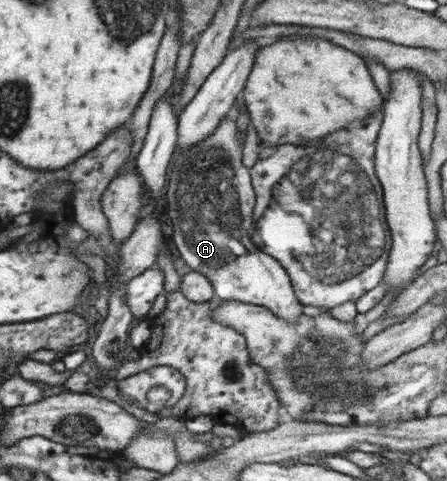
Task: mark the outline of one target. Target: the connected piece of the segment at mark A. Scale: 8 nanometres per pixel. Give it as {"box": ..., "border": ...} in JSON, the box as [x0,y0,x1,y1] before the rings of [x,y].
{"box":[166,114,303,322],"border":[[[228,114],[221,119],[213,134],[198,141],[196,146],[189,147],[169,166],[166,215],[170,216],[170,223],[174,225],[174,243],[186,267],[190,267],[190,271],[201,272],[211,281],[215,298],[264,306],[285,322],[295,322],[303,313],[290,276],[275,257],[262,252],[258,241],[248,235],[248,230],[255,224],[253,209],[256,195],[250,171],[242,163],[243,147],[239,135],[241,133],[234,117]]]}

